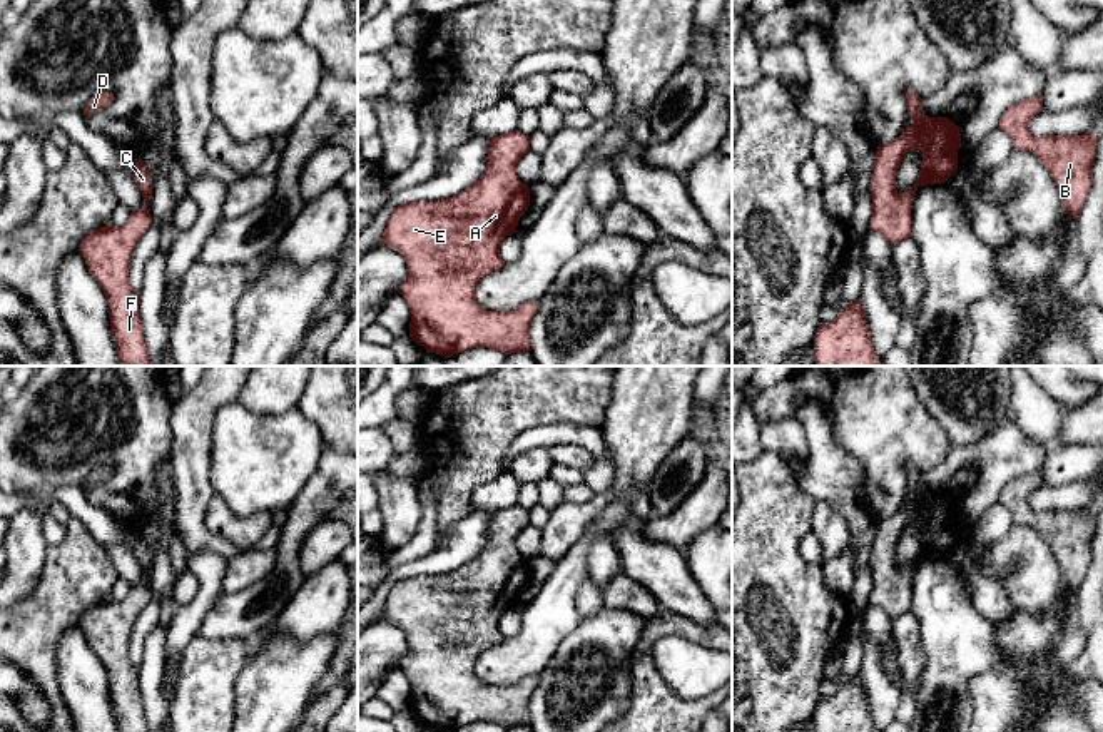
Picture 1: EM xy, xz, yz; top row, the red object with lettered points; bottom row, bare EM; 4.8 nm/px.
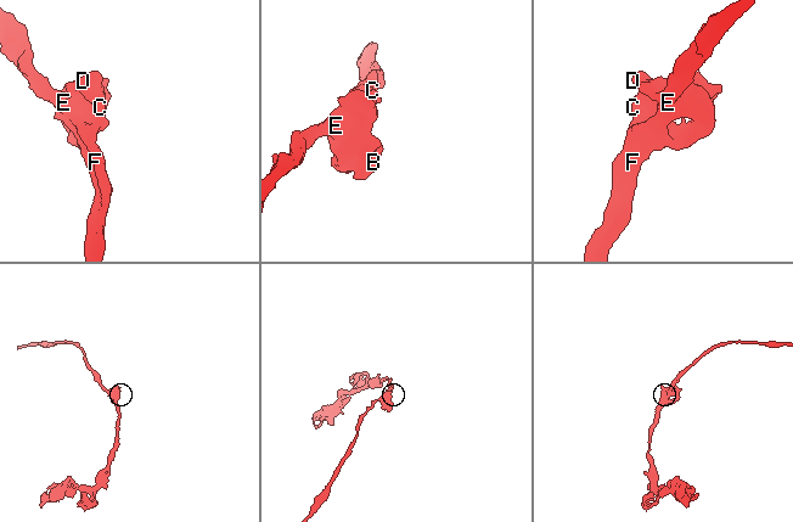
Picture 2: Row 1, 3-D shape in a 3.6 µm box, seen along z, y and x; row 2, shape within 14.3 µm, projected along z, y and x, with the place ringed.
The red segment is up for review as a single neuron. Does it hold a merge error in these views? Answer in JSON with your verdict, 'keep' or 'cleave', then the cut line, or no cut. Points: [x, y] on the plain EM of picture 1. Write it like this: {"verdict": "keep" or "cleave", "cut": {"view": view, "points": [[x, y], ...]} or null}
{"verdict": "keep", "cut": null}

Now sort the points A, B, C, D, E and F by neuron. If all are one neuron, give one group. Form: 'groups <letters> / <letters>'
groups A B C D E F

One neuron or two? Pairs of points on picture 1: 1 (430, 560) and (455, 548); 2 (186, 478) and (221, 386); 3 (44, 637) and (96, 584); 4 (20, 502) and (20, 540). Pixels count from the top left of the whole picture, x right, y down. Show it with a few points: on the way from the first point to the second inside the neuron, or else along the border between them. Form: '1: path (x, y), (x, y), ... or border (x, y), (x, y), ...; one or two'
1: path (437, 560), (448, 555); one
2: path (191, 455), (193, 415), (198, 410); one
3: path (52, 622), (81, 594); one
4: border (17, 510), (29, 508), (40, 518); two

